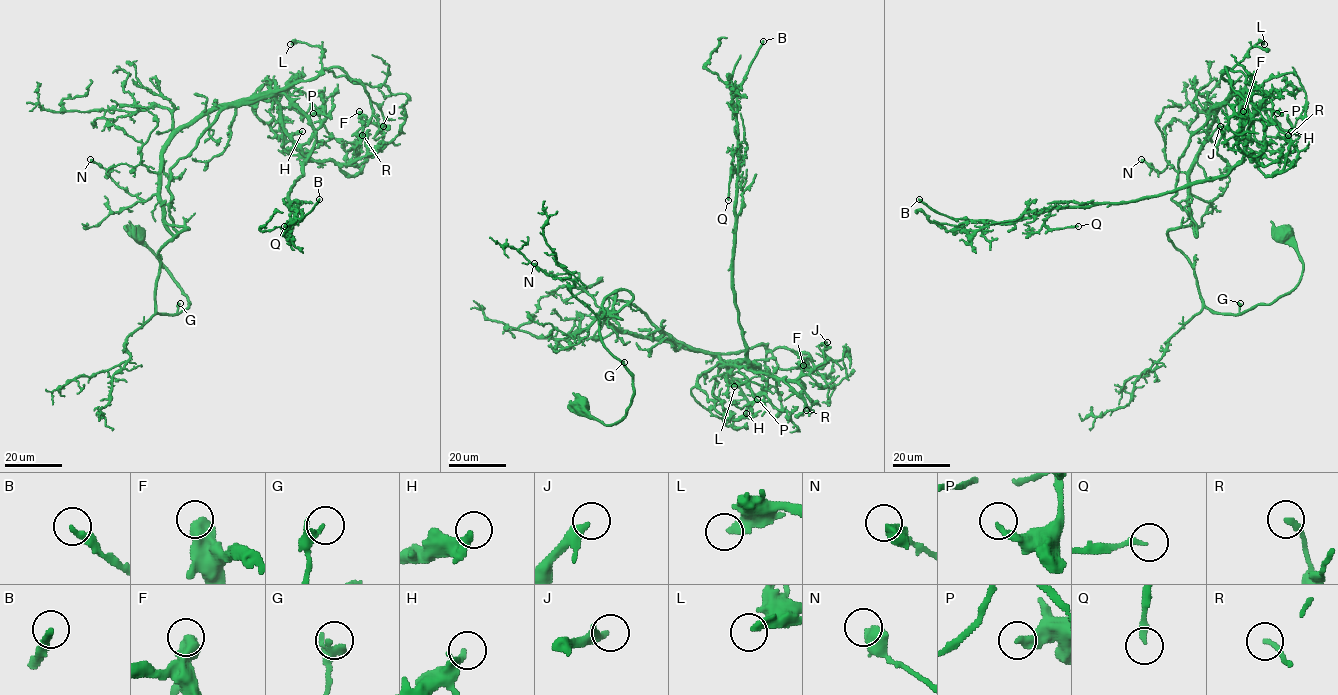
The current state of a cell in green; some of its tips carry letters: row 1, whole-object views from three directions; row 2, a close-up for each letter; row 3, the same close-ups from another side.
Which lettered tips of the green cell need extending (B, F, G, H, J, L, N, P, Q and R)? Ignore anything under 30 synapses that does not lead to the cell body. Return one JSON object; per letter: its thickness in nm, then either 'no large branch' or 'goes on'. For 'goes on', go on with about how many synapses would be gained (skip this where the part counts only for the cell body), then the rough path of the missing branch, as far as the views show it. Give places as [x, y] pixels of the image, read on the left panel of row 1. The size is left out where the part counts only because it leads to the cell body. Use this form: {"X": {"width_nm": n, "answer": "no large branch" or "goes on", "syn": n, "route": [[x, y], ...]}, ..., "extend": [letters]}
{"B": {"width_nm": 260, "answer": "goes on", "syn": 80, "route": [[319, 199], [320, 191], [330, 182], [335, 182], [351, 165], [353, 157], [342, 147]]}, "F": {"width_nm": 700, "answer": "no large branch"}, "G": {"width_nm": 320, "answer": "no large branch"}, "H": {"width_nm": 320, "answer": "no large branch"}, "J": {"width_nm": 360, "answer": "no large branch"}, "L": {"width_nm": 360, "answer": "no large branch"}, "N": {"width_nm": 500, "answer": "no large branch"}, "P": {"width_nm": 280, "answer": "no large branch"}, "Q": {"width_nm": 240, "answer": "no large branch"}, "R": {"width_nm": 200, "answer": "no large branch"}, "extend": ["B"]}

